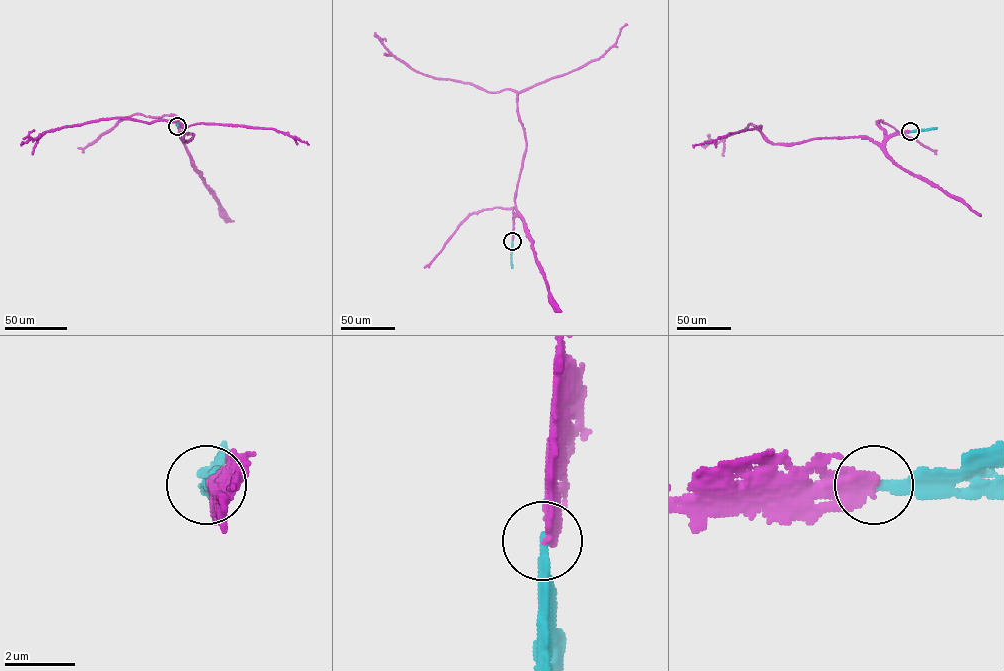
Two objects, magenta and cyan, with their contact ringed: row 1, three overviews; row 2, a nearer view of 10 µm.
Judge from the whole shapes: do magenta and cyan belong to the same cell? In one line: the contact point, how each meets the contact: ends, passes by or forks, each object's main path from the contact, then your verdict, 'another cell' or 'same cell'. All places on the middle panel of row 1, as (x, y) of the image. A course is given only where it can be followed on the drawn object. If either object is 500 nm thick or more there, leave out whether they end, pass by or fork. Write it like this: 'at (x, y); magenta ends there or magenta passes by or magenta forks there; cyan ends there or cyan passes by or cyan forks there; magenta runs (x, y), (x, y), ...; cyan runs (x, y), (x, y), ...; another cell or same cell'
at (512, 241); magenta ends there; cyan ends there; magenta runs (512, 241), (515, 195), (526, 145), (517, 93), (505, 89), (489, 92), (415, 71), (389, 52), (375, 32); cyan runs (512, 241), (512, 267); same cell

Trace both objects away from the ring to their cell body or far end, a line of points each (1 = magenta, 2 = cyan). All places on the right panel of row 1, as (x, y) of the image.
1: (910, 131), (893, 133), (881, 145), (863, 136), (773, 144), (762, 134), (761, 126), (749, 124), (701, 146)
2: (910, 131), (936, 127)

